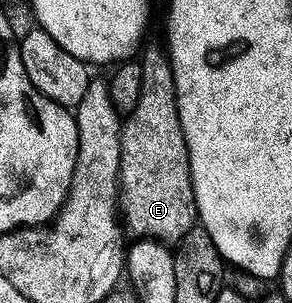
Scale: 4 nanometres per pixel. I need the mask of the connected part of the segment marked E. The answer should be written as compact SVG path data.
M149 44L142 49L138 61L141 66L141 94L137 97L137 106L126 113L121 130L117 207L122 223L130 235L132 232L132 237L162 240L171 246L174 240L175 243L182 241L196 227L197 213L185 134L175 105L171 59L160 45L158 48Z

